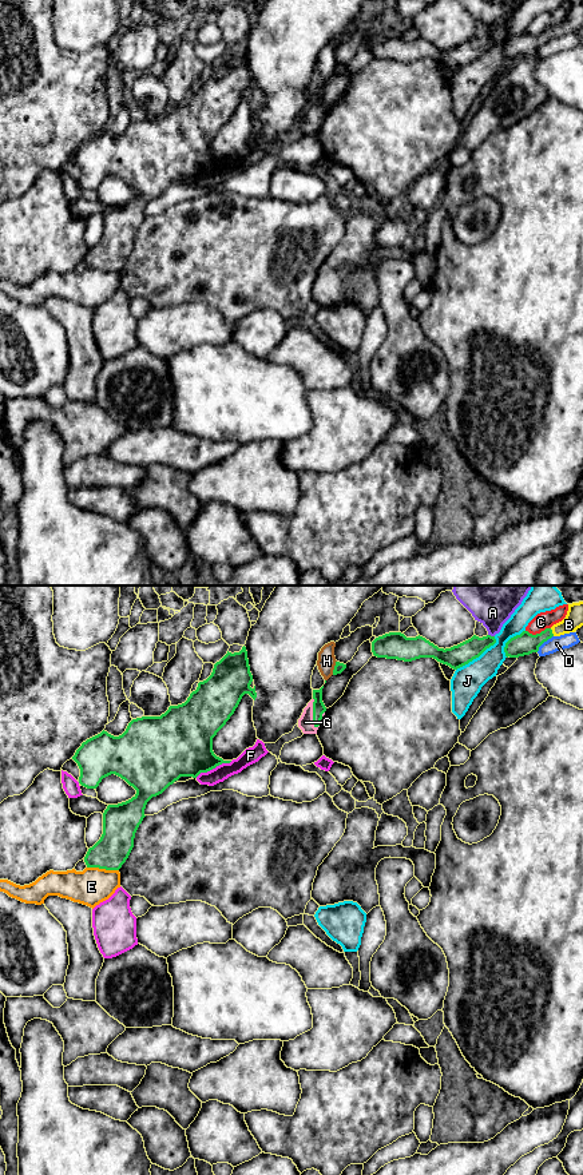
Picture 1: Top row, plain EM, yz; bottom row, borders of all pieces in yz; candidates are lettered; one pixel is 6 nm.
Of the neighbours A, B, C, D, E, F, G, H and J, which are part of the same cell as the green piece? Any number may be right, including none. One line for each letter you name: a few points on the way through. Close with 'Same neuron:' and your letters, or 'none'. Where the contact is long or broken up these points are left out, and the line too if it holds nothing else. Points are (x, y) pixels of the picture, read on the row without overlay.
B: Path across: yz (526, 44), (535, 43), (551, 34), (564, 28), (574, 20)
G: Path across: yz (318, 108), (313, 114), (305, 123)
Same neuron: B, G

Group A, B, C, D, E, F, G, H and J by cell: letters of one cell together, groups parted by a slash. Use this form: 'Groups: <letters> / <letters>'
Groups: A / B G / C / D / E / F / H / J

